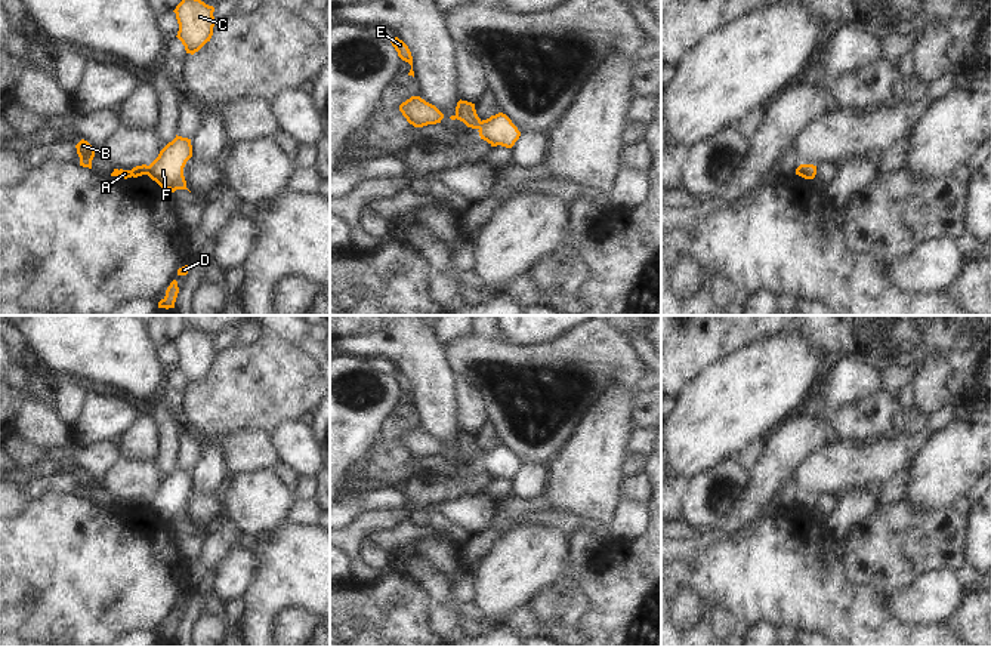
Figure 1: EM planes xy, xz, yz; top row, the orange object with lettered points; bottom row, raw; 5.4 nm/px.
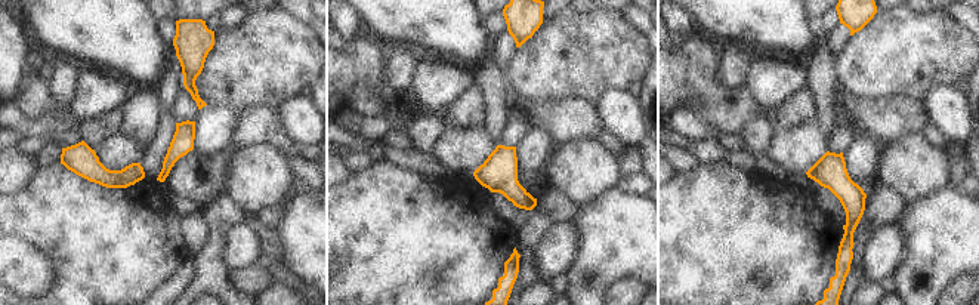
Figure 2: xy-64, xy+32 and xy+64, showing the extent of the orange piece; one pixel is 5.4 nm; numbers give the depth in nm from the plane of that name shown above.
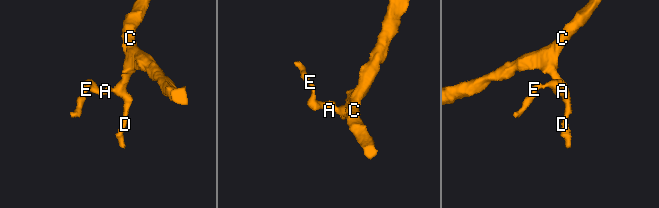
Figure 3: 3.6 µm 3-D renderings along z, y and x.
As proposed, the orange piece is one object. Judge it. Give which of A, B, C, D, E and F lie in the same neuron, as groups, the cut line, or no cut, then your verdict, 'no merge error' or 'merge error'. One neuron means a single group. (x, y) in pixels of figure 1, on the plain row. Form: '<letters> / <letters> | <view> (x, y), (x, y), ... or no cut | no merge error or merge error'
A B E / C D F | xy (148, 498), (145, 505) | merge error

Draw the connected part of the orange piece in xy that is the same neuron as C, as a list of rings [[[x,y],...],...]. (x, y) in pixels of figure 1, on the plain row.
[[[183,329],[173,342],[179,355],[177,370],[186,385],[198,383],[213,367],[214,339],[195,329]]]

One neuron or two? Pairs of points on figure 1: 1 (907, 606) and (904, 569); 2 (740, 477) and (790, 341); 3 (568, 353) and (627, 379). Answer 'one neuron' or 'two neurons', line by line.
1: two neurons
2: two neurons
3: one neuron

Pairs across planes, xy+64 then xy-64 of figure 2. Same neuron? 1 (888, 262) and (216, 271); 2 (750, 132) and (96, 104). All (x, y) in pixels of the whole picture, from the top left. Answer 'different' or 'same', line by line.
1: different
2: different

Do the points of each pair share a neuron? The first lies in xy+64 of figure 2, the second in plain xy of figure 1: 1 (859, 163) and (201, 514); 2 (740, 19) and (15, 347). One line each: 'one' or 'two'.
1: two
2: two

